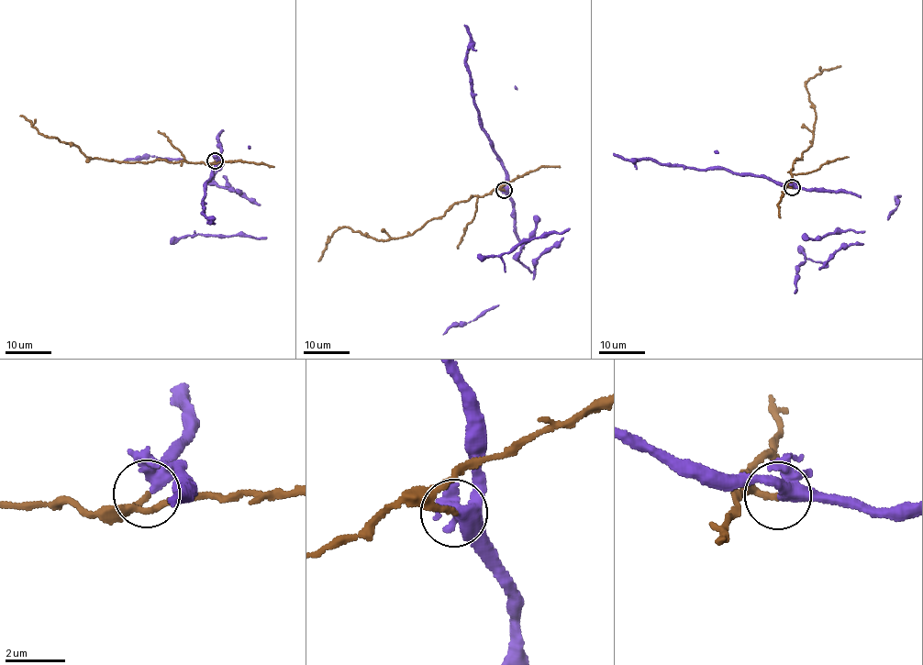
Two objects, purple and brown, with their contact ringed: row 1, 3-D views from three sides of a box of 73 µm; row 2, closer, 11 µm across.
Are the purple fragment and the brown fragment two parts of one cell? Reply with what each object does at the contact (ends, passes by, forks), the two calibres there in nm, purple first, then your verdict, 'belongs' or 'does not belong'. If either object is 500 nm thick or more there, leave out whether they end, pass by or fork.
purple forks; brown ends; calibres 280 and 180 nm; does not belong

